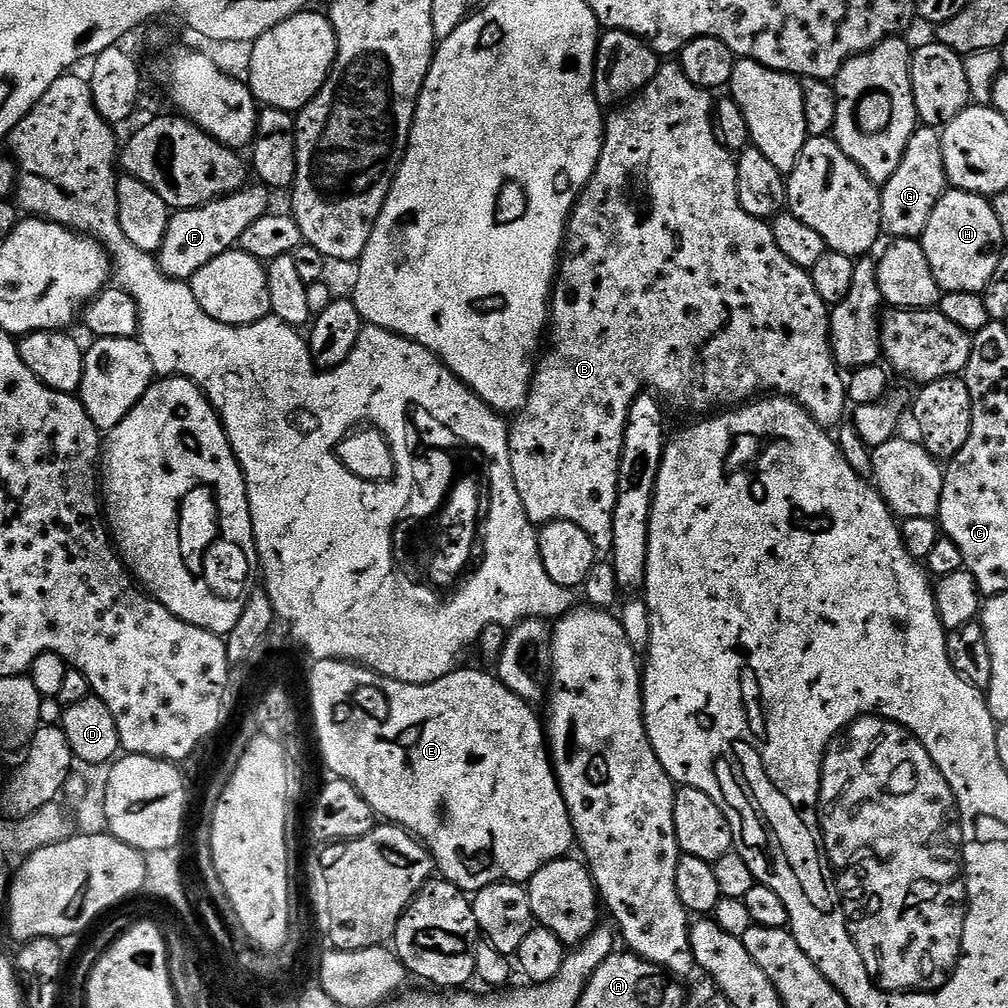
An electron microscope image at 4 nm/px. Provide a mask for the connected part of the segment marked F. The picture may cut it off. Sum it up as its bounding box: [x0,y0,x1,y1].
[158,186,269,281]

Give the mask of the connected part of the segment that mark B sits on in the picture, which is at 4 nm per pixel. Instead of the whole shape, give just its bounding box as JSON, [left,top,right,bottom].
[508,62,846,534]

